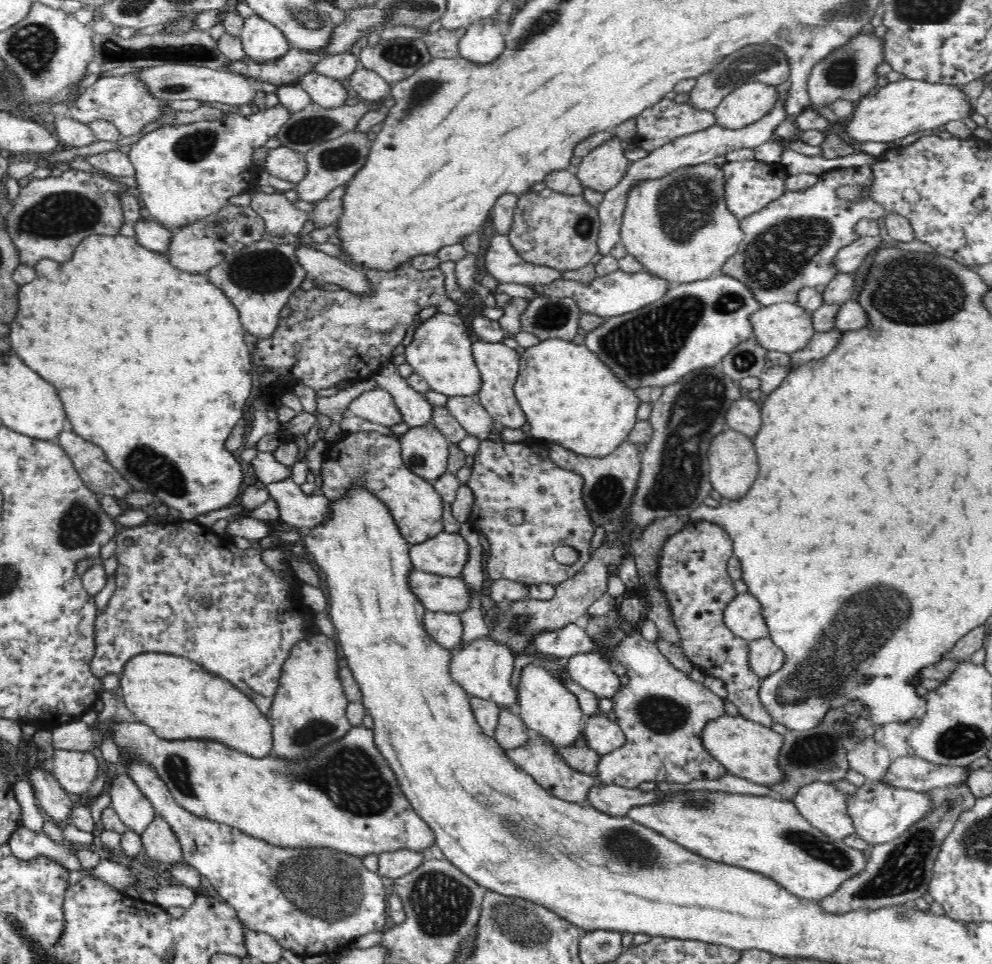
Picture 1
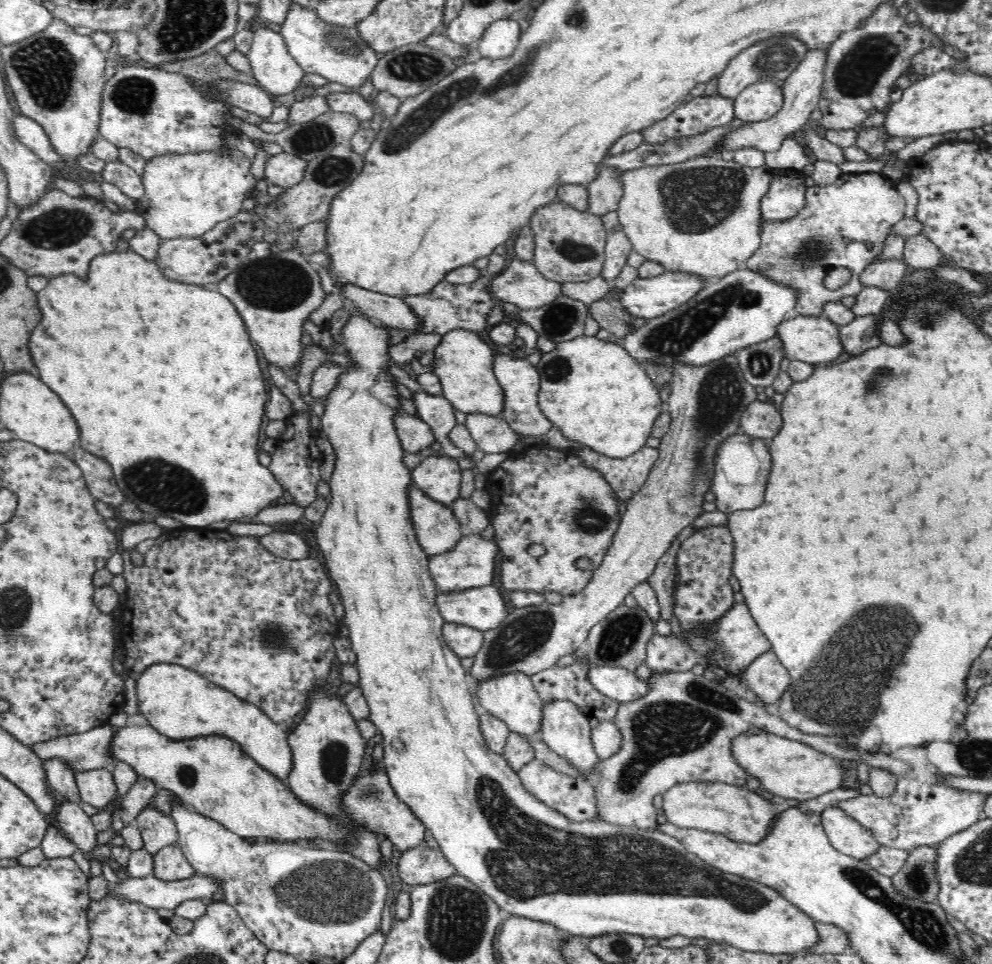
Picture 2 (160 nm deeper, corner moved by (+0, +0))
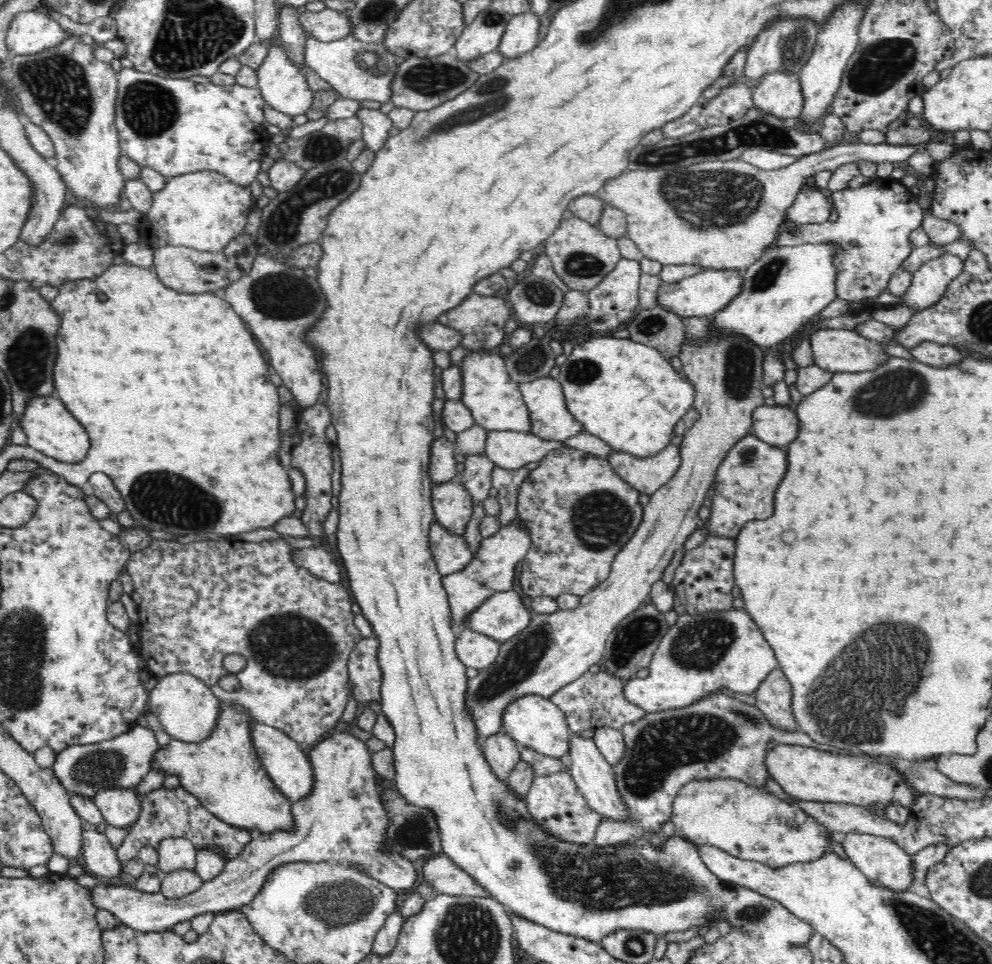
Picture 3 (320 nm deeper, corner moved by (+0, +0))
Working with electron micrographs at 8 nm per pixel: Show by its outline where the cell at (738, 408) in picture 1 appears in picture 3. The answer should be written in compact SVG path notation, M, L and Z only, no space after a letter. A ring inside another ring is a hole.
M759 405L753 413L751 434L775 447L786 448L799 431L794 410L782 405Z

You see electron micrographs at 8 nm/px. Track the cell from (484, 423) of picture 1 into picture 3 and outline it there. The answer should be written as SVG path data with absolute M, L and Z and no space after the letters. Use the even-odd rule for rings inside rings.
M486 431L485 454L495 464L504 470L521 470L526 464L540 461L547 453L562 447L562 443L556 440L544 440L534 434L524 434L514 431Z

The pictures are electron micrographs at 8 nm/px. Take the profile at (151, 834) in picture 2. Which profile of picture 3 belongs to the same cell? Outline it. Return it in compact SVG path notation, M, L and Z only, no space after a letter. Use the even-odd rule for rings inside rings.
M163 839L158 848L159 869L168 874L172 870L195 870L196 846L186 839Z

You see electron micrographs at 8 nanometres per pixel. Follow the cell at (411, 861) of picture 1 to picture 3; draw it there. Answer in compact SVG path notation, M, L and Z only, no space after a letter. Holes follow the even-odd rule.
M444 854L420 863L418 872L419 875L424 877L424 882L431 884L438 894L446 893L456 897L492 898L484 887L478 886L474 879Z

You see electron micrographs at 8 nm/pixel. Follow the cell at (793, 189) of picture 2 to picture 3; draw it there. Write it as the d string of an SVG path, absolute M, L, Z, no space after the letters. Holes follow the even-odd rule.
M815 187L814 190L798 190L794 201L783 212L786 221L799 224L825 221L830 216L830 203L826 202L823 190Z

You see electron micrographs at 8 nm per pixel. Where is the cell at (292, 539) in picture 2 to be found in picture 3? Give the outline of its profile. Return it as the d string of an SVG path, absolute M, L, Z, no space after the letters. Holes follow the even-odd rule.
M318 543L311 549L292 548L292 561L296 565L308 569L314 576L321 577L322 580L342 584L342 571L338 568L338 562Z

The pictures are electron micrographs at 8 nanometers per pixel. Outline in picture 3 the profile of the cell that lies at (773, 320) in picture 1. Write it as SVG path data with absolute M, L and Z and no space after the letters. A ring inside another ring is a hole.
M818 328L807 336L815 365L823 370L834 372L858 372L859 370L874 370L882 362L888 360L884 352L886 347L882 342L863 337L858 332L842 328Z

